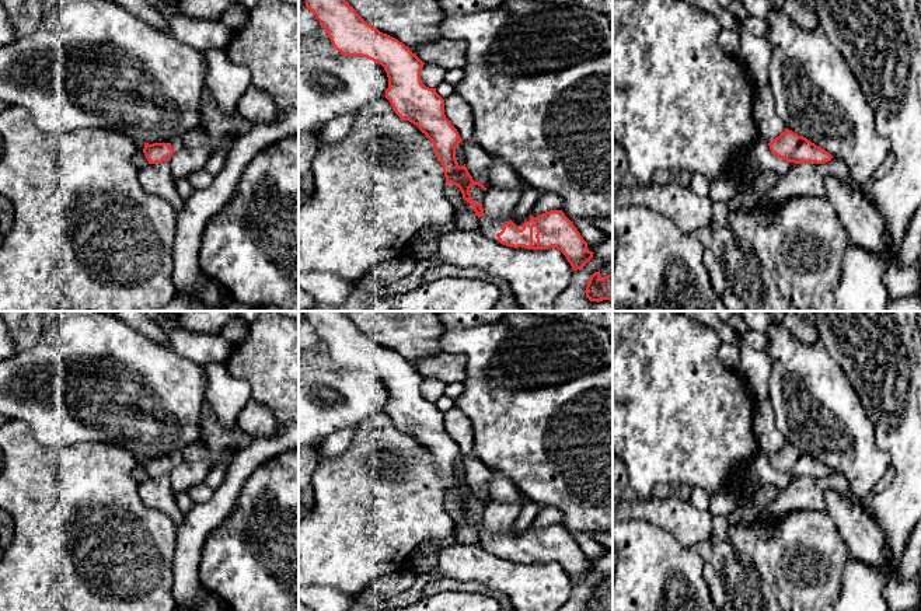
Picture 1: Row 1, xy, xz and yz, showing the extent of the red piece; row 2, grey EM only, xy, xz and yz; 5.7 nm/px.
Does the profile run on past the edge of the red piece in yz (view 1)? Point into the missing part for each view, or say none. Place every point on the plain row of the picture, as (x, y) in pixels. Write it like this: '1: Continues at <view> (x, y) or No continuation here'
1: No continuation here

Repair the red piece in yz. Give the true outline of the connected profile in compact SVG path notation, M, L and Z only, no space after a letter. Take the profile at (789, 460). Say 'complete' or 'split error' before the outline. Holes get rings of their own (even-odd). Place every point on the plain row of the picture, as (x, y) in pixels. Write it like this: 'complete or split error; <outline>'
complete; M785 443L778 451L770 455L768 460L777 471L795 478L823 478L831 475L833 472L828 465L789 443Z

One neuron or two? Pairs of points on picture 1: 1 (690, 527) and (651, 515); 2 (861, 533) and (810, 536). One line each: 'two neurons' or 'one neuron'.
1: one neuron
2: two neurons

